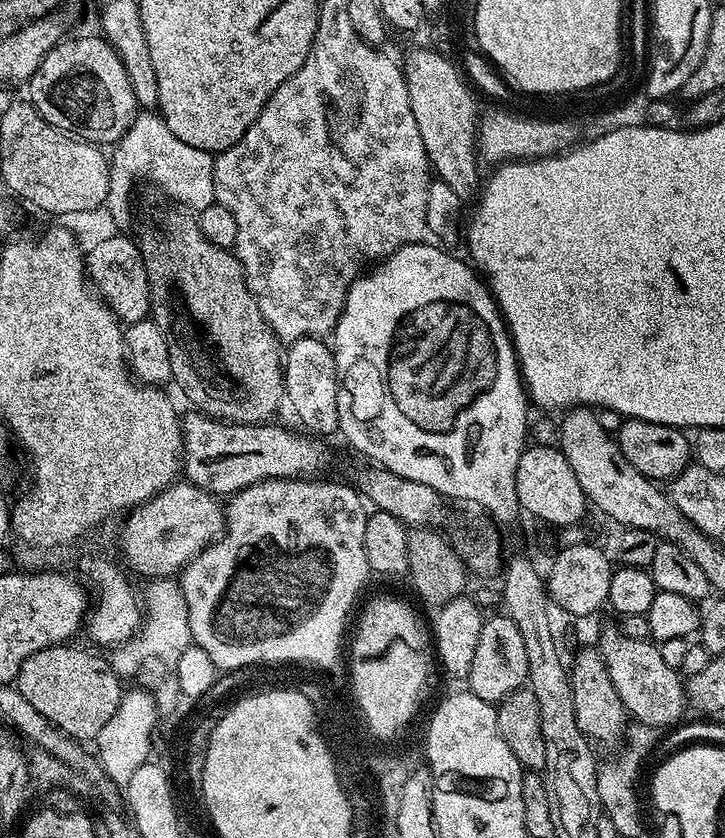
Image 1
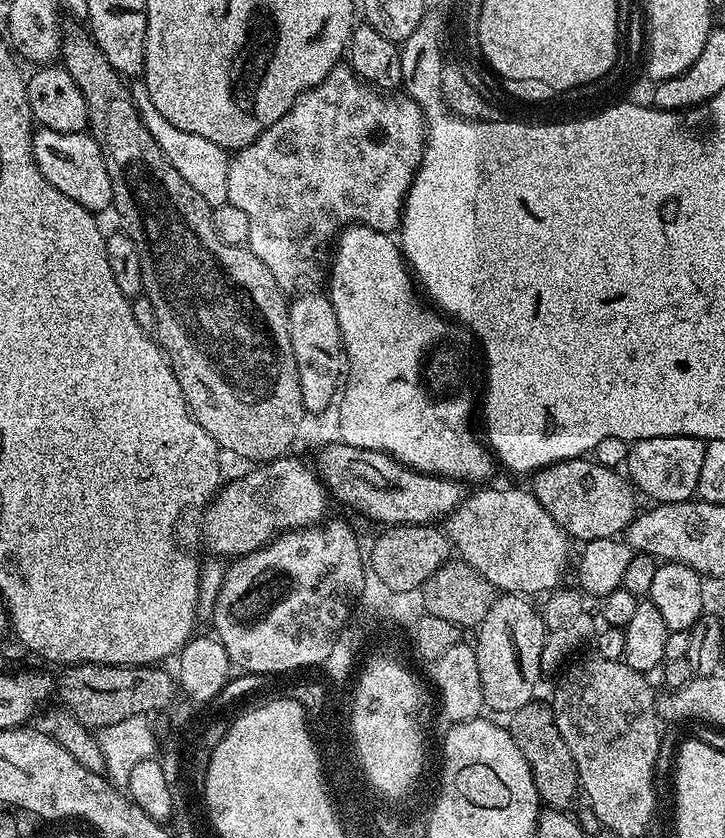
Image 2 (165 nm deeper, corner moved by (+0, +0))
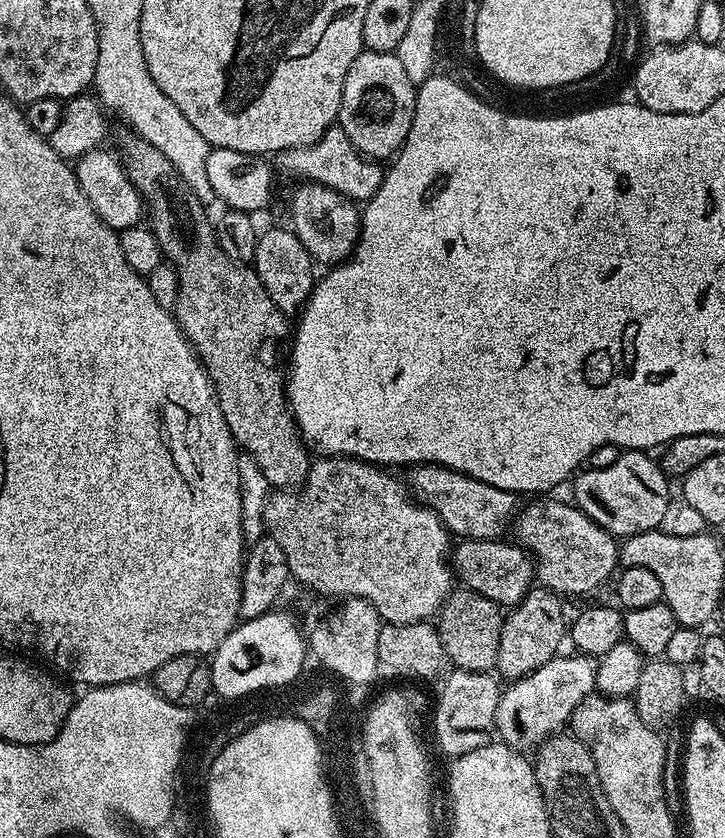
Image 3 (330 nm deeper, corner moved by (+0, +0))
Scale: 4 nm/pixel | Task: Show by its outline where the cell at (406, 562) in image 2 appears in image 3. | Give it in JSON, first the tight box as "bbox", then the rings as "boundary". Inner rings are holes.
{"bbox":[450,538,535,608],"boundary":[[[497,538],[490,539],[461,539],[453,547],[450,562],[453,569],[460,575],[461,583],[473,592],[490,598],[502,608],[512,608],[527,596],[535,577],[535,563],[533,557],[524,551],[517,543],[506,542]]]}

